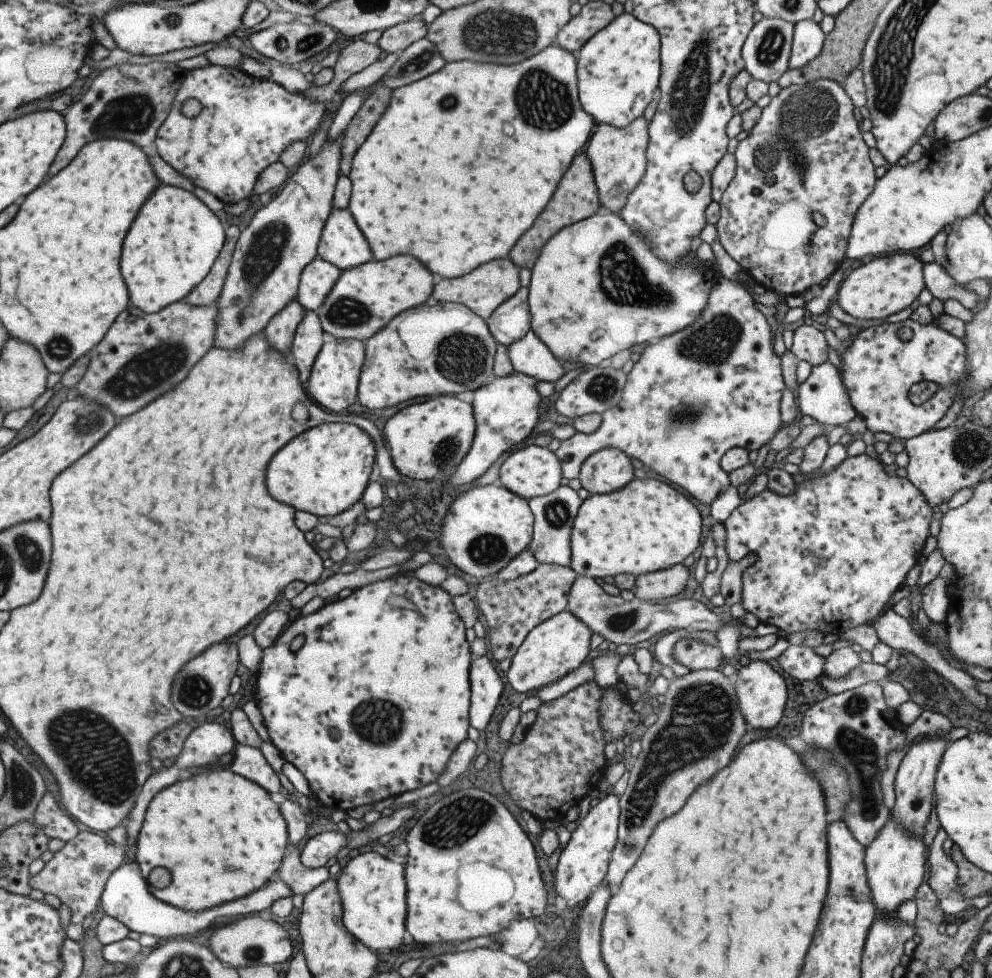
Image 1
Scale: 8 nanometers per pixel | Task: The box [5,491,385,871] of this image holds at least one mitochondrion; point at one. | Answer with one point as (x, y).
(95, 756)

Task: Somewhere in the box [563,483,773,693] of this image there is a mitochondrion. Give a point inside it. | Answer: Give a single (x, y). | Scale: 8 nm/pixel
(625, 620)

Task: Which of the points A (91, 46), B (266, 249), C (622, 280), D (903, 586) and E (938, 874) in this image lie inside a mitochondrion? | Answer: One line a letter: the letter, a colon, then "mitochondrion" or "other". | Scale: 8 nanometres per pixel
A: other
B: mitochondrion
C: mitochondrion
D: other
E: other

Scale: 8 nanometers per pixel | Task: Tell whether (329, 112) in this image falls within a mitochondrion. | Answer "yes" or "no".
no

